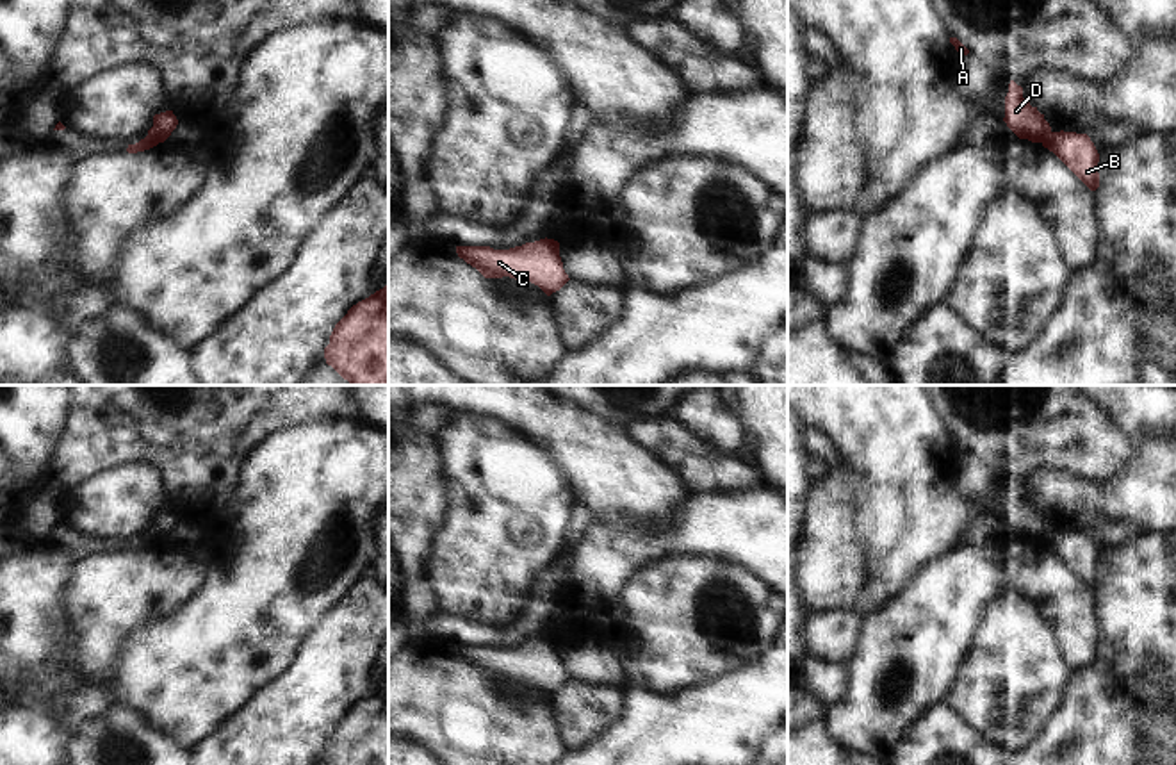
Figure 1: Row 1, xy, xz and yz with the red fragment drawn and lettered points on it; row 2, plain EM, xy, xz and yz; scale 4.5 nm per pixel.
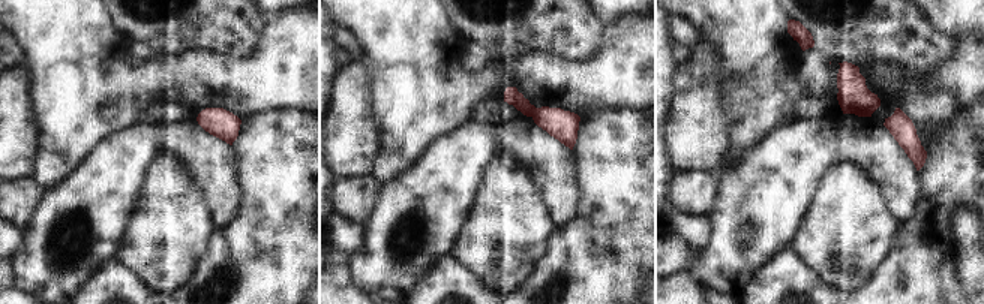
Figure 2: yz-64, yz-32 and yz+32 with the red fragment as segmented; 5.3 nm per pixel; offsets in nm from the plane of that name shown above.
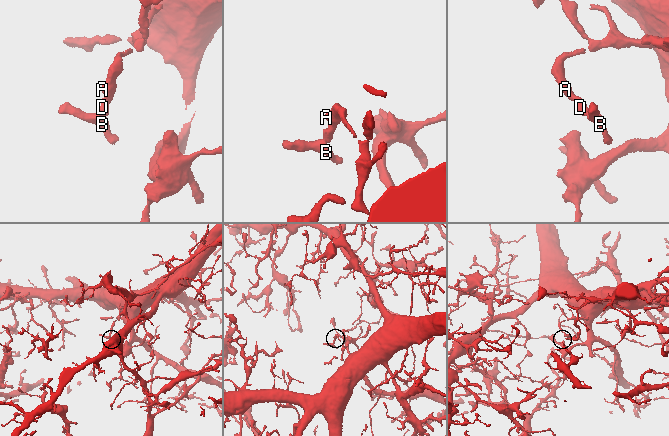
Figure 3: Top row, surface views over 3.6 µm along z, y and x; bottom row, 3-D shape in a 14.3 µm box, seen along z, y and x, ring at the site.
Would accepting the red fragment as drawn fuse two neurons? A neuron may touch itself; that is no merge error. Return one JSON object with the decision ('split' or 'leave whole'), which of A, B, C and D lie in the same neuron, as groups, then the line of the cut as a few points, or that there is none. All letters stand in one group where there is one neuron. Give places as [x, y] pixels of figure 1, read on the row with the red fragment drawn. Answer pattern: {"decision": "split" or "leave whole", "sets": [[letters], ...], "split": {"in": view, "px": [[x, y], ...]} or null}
{"decision": "split", "sets": [["A", "D"], ["B", "C"]], "split": {"in": "yz", "px": [[1052, 132], [1041, 141]]}}

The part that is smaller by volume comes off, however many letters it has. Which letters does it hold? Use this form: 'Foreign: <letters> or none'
Foreign: B, C

